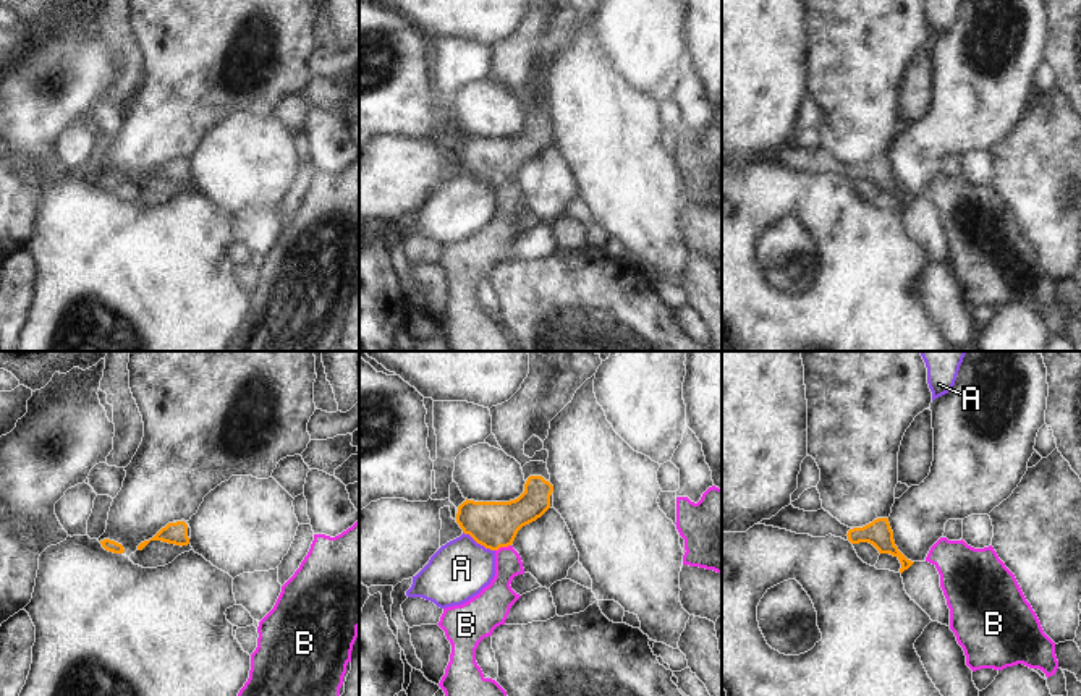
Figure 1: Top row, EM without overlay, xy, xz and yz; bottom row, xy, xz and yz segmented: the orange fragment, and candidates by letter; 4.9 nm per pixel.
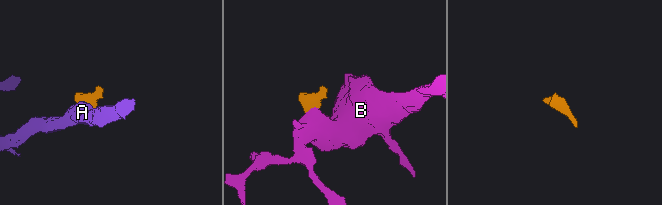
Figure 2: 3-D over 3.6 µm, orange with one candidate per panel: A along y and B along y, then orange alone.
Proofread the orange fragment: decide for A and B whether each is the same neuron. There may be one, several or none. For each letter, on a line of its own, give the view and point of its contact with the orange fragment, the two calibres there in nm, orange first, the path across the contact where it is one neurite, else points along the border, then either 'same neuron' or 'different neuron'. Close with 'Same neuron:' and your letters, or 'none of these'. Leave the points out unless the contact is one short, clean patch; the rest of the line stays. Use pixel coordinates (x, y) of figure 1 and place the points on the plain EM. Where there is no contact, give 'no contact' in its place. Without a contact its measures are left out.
A: xz (479, 180) | 240/300 nm | along xz (463, 169), (494, 188) | different neuron
B: xz (502, 183) | 240/150 nm | different neuron
Same neuron: none of these

